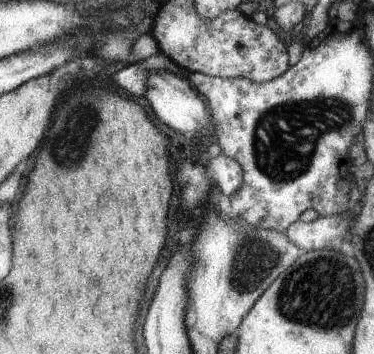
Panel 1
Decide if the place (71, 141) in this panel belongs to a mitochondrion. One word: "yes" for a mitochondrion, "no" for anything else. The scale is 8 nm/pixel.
yes

